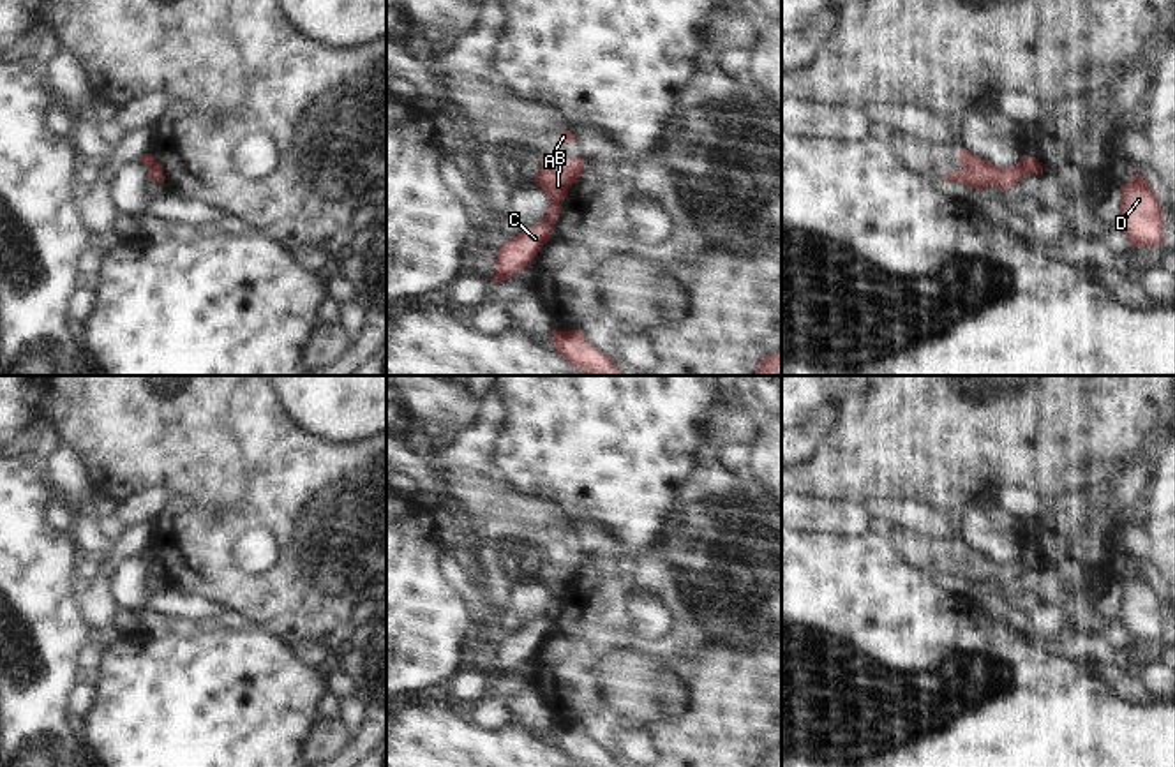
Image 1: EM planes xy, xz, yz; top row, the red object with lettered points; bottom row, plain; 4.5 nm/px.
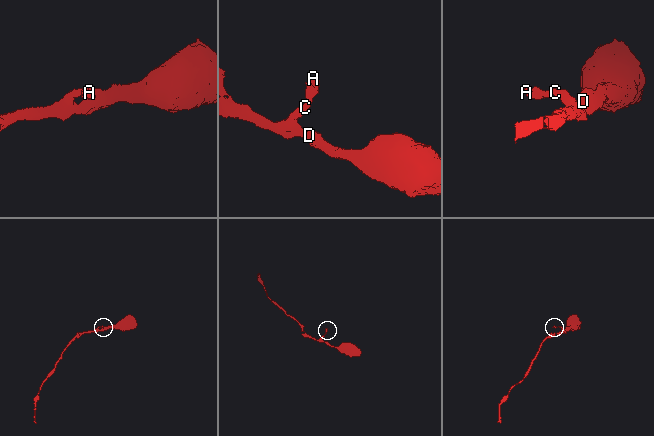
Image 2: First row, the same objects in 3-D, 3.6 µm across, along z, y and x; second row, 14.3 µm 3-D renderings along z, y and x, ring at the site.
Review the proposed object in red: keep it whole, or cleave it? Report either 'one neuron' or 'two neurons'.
two neurons

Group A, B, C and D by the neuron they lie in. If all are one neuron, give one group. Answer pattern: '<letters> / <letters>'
A B / C D

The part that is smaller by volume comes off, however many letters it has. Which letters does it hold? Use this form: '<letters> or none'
A, B

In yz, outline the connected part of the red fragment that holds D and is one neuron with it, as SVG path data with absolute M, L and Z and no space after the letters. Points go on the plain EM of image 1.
M1138 566L1134 573L1120 580L1120 615L1129 638L1134 644L1164 640L1164 610L1161 598L1147 575Z

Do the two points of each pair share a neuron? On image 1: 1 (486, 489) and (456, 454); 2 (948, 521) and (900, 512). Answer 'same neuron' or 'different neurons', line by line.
1: different neurons
2: same neuron

